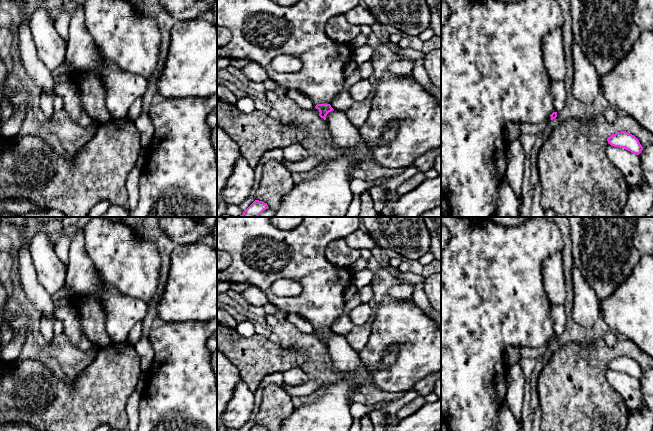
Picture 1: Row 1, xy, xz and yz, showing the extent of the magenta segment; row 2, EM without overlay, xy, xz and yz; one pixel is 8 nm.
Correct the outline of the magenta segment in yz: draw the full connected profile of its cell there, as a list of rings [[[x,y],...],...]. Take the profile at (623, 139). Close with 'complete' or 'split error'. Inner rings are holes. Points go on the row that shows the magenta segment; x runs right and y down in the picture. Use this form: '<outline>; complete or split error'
[[[626,131],[612,134],[610,137],[608,137],[607,141],[611,146],[624,148],[637,155],[639,155],[643,150],[639,140],[634,135]]]; complete

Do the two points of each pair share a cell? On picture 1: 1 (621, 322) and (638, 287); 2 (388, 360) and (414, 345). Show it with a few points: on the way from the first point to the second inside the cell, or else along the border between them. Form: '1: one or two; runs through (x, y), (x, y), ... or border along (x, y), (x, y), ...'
1: one; runs through (630, 313), (638, 305), (638, 296)
2: two; border along (399, 344), (394, 362), (389, 367), (380, 368)

